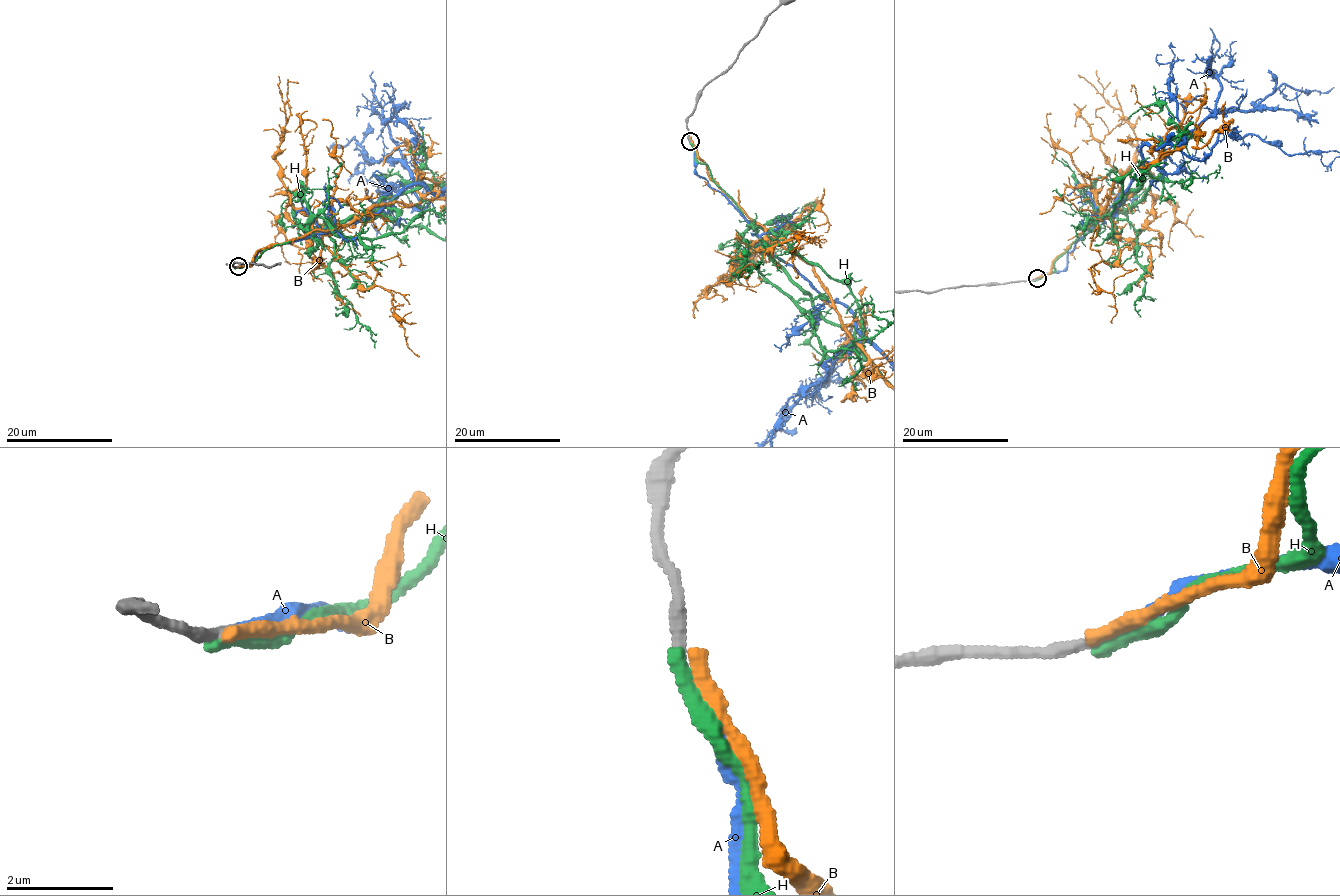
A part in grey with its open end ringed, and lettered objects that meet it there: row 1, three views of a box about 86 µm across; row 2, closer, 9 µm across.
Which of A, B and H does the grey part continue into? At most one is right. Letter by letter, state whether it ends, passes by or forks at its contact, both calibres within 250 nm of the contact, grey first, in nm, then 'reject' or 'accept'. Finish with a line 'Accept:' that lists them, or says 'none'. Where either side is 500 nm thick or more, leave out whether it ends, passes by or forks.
A: it ends | 190/260 nm | accept
B: it ends | 220/340 nm | reject
H: it ends | 240/320 nm | reject
Accept: A

